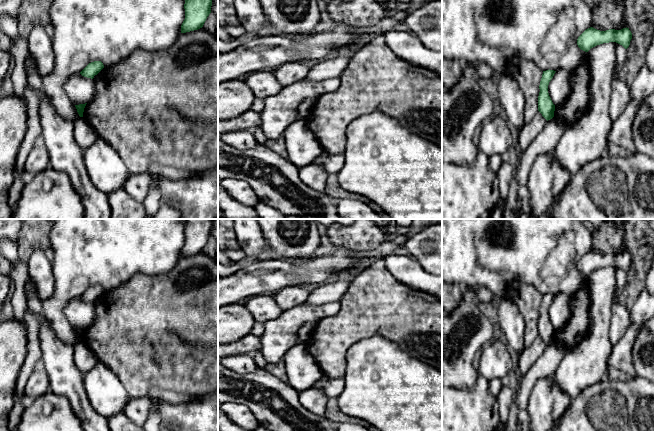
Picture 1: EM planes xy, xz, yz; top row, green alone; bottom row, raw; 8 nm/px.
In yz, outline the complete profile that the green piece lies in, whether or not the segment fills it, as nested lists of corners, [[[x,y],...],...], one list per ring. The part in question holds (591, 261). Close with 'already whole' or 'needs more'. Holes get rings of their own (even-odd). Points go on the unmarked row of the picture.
[[[593,251],[586,253],[577,263],[578,271],[588,276],[591,272],[609,266],[616,266],[627,273],[632,263],[632,257],[629,252],[621,254],[609,253],[600,255]]]; already whole

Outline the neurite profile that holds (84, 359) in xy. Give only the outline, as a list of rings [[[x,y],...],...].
[[[79,341],[74,346],[74,362],[83,374],[93,368],[98,360],[87,345],[83,341]]]

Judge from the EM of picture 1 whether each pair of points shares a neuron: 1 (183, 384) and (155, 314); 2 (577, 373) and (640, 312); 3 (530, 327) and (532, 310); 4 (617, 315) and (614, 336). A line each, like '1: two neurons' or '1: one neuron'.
1: one neuron
2: two neurons
3: one neuron
4: one neuron

